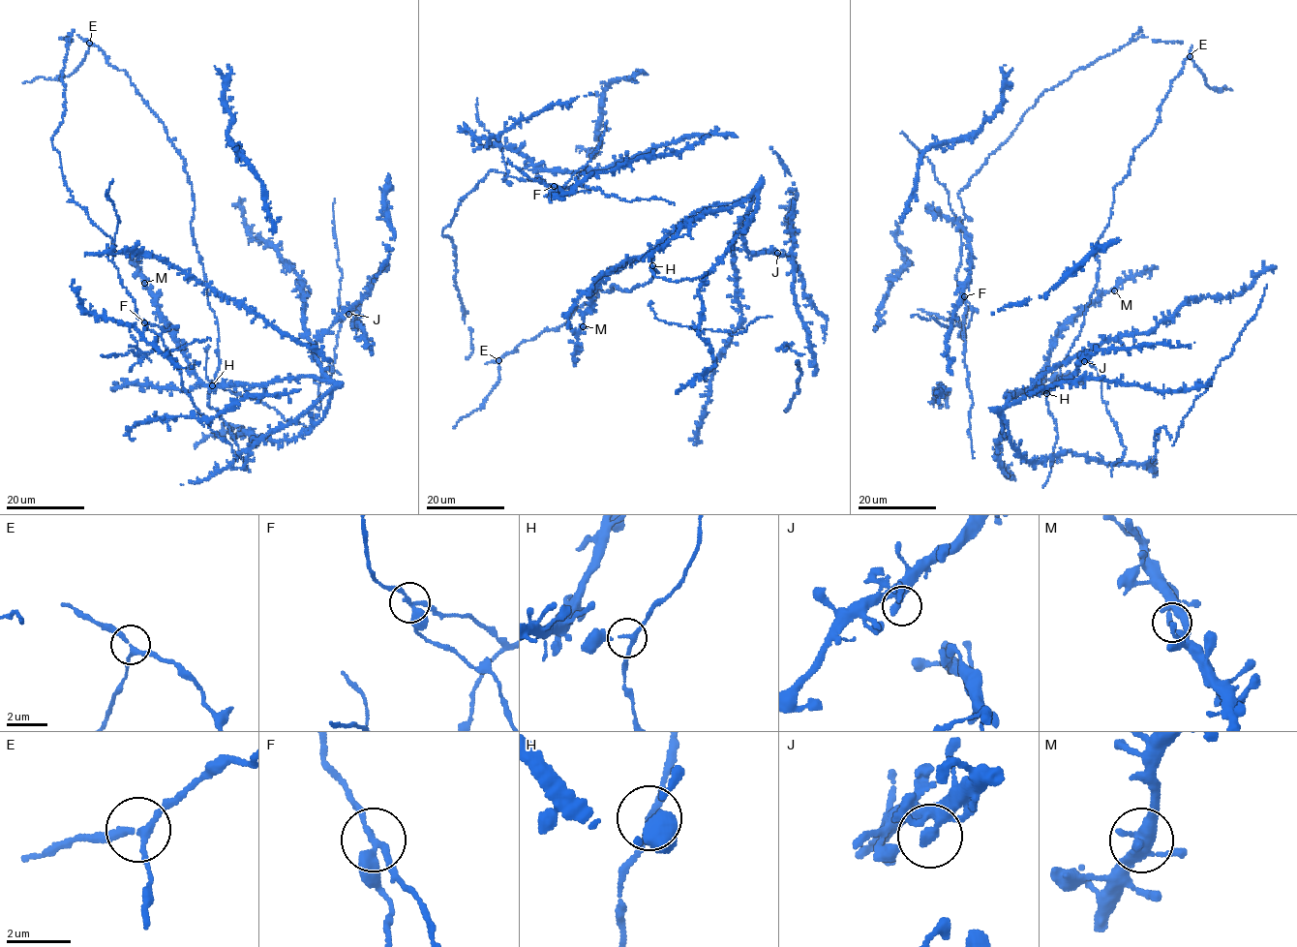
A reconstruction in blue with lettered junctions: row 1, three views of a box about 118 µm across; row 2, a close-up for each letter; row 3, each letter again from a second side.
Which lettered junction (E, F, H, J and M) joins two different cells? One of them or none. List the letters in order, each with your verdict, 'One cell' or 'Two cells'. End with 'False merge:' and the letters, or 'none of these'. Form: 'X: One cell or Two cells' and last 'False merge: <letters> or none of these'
E: One cell
F: Two cells
H: One cell
J: One cell
M: One cell
False merge: F

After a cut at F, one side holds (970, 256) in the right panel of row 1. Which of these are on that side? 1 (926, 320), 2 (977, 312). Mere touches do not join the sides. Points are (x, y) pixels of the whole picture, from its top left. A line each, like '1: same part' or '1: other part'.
1: other part
2: other part

